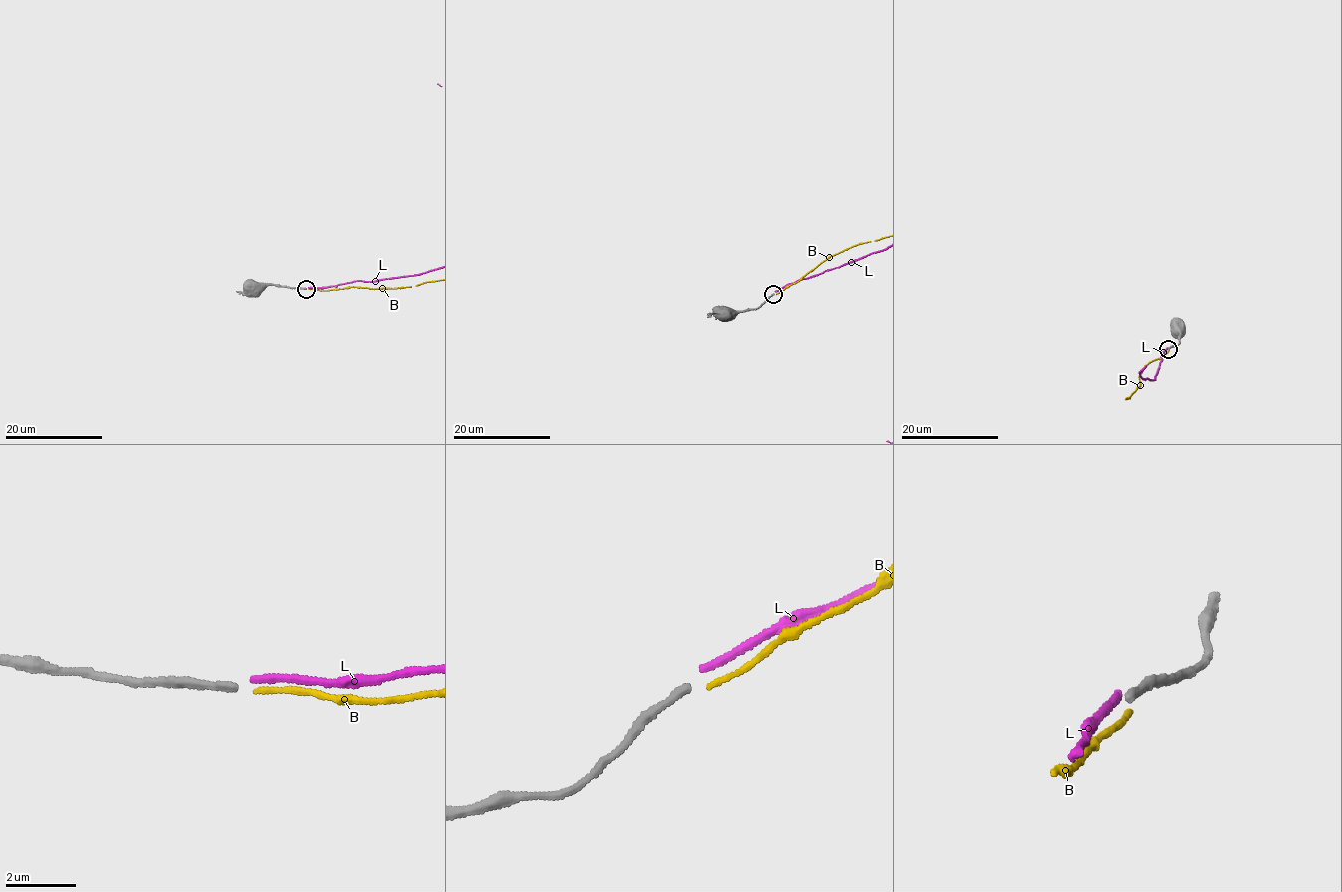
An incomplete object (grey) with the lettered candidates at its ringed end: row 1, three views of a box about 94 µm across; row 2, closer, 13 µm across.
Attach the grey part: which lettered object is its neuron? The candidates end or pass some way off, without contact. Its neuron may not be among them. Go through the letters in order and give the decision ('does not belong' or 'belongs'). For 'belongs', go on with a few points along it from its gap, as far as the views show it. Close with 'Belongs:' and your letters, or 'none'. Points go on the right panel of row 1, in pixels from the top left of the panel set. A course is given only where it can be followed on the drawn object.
B: does not belong
L: does not belong
Belongs: none

